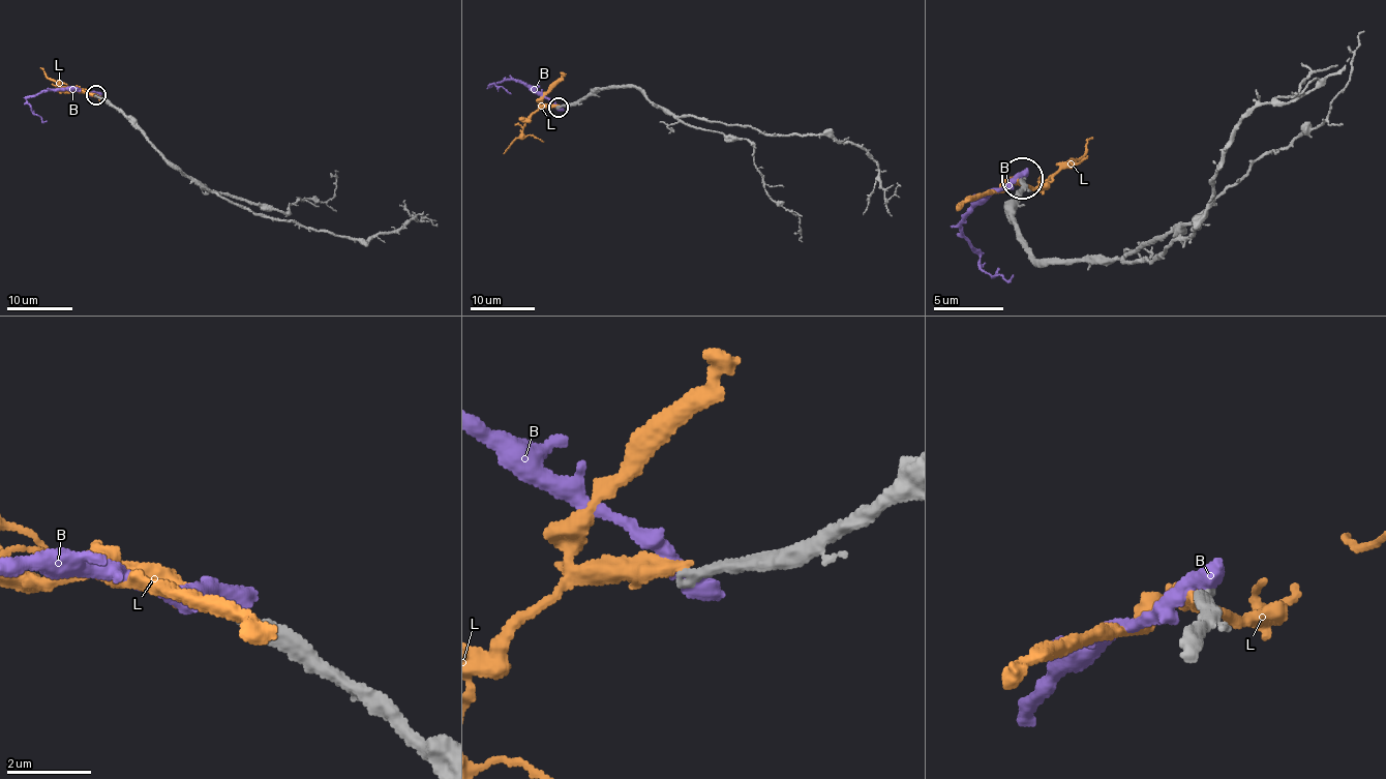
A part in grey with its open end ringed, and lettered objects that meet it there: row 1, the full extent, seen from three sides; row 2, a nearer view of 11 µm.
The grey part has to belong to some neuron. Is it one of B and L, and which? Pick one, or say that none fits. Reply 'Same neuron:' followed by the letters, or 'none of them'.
Same neuron: none of them

